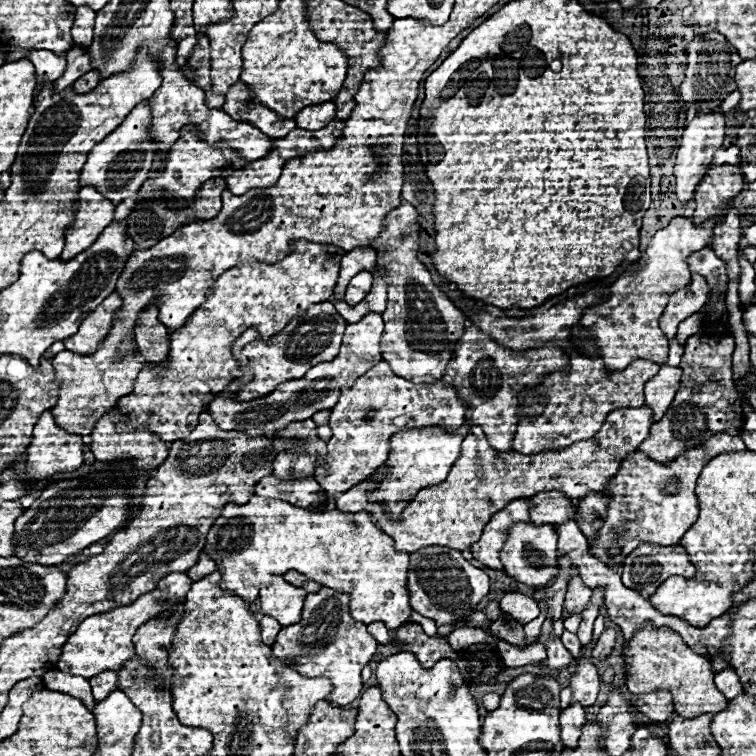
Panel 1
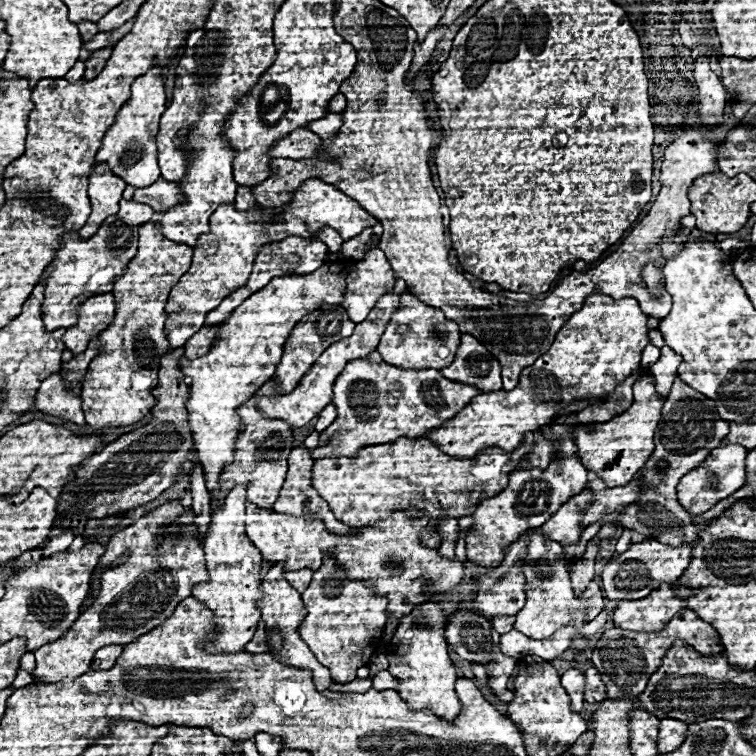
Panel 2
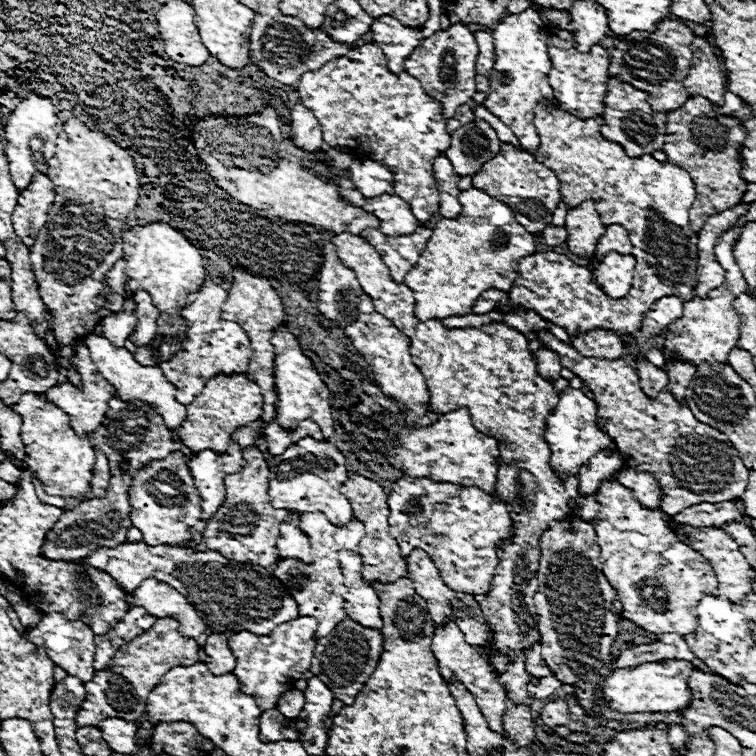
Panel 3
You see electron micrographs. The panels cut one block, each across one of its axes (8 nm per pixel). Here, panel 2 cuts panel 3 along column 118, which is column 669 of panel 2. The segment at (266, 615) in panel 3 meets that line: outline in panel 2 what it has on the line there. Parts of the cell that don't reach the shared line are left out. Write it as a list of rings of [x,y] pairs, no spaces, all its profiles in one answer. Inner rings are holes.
[[[644,540],[644,542],[632,544],[624,554],[612,558],[604,566],[604,572],[602,572],[604,594],[608,600],[648,598],[648,594],[656,590],[656,586],[660,586],[662,582],[676,582],[680,574],[686,570],[688,562],[690,562],[690,546],[674,548],[674,546],[664,546],[662,542],[656,542],[656,540]]]

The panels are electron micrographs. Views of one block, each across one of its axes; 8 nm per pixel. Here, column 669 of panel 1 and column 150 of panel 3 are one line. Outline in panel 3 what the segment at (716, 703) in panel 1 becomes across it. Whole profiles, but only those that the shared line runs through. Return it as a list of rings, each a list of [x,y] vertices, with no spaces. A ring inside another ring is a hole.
[[[160,618],[152,630],[136,636],[128,644],[124,644],[112,658],[114,664],[108,670],[94,672],[92,680],[86,682],[88,696],[80,714],[76,716],[76,726],[96,726],[104,718],[124,718],[128,722],[136,722],[144,714],[146,698],[160,684],[162,676],[180,664],[196,664],[198,662],[198,646],[194,638],[184,638],[178,634],[178,622],[174,618]]]

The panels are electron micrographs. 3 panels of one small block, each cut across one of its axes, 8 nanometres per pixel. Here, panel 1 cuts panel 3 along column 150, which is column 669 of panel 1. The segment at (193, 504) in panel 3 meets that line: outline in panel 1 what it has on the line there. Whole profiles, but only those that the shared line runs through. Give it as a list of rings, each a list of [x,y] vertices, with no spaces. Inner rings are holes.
[[[714,434],[708,442],[696,446],[696,450],[686,450],[680,458],[660,464],[652,462],[648,454],[638,454],[638,450],[624,456],[620,462],[618,474],[612,476],[604,488],[608,496],[606,520],[604,526],[596,532],[596,540],[588,544],[588,552],[604,564],[614,564],[616,556],[628,556],[642,542],[654,542],[660,546],[678,544],[680,538],[688,532],[688,526],[698,518],[698,500],[694,494],[696,478],[704,464],[722,452],[746,450],[740,436]]]

